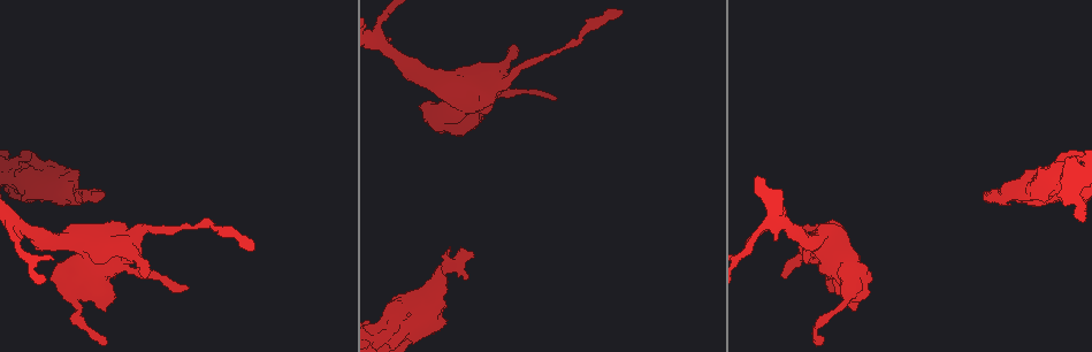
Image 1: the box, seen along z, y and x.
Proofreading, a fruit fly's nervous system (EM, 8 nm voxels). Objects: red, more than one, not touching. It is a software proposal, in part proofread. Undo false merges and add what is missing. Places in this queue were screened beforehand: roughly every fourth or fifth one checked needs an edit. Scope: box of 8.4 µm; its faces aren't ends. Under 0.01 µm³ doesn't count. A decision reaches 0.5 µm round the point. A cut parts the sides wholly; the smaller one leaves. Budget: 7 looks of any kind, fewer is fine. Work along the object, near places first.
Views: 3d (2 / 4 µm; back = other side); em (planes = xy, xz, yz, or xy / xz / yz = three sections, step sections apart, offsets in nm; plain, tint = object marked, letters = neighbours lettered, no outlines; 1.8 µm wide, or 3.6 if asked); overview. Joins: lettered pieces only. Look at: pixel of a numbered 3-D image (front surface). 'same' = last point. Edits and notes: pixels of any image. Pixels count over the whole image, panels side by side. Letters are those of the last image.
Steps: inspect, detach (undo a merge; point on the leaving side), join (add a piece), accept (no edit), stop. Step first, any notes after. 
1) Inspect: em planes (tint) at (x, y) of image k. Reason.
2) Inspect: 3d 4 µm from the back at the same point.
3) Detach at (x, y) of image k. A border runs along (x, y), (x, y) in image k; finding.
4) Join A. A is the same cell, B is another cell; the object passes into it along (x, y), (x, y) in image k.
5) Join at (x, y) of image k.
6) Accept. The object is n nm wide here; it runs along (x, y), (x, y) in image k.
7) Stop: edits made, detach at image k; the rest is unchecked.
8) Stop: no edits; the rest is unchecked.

Inspect: em 3.6 µm xz step 16 (tint) at (847, 297) of image 1. Small branch off a trunk.

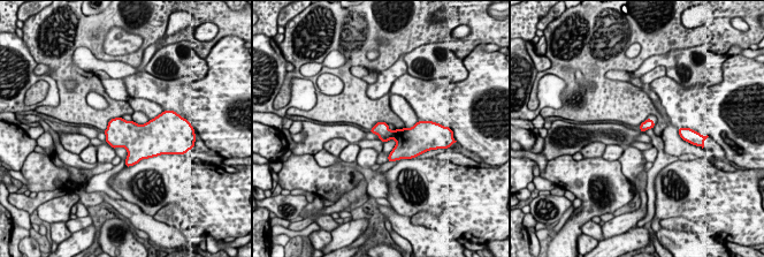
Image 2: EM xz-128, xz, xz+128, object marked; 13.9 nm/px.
Inspect: em 3.6 µm planes (letters) at the same point.

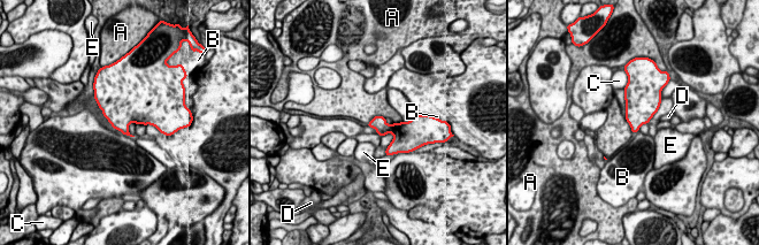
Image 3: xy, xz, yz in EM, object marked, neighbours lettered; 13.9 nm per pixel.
Accept. A, B, C, D and E are other cells; a border runs along (97, 102), (102, 115), (114, 128) in image 3; continuous, no second cell.

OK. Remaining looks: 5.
Inspect: 3d 2 µm at (619, 11) of image 1. Thin end.

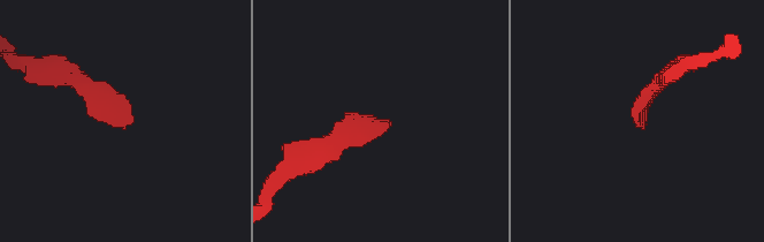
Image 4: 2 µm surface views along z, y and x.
Inspect: em yz step 8 (tint) at (641, 127) of image 4. Now the EM.

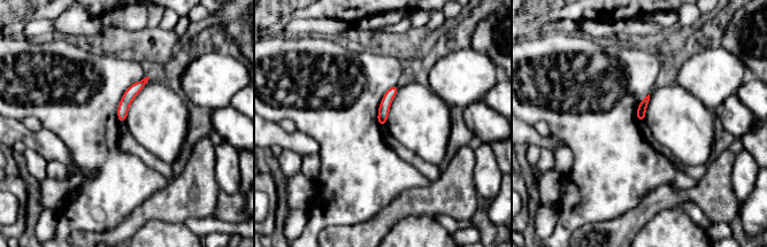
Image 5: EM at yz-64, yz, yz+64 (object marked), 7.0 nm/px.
Inspect: em planes (letters) at the same point.

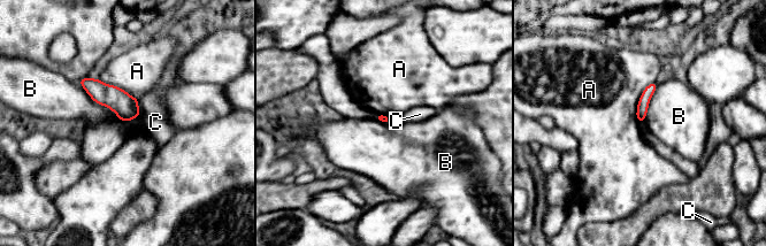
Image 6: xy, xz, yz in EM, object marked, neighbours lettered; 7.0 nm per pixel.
Accept. The longest contact is with B, 400 nm; A, B and C are other cells; no lettered piece goes on from it.

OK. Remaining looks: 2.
Inspect: 3d 2 µm at (1041, 200) of image 1. An open end.

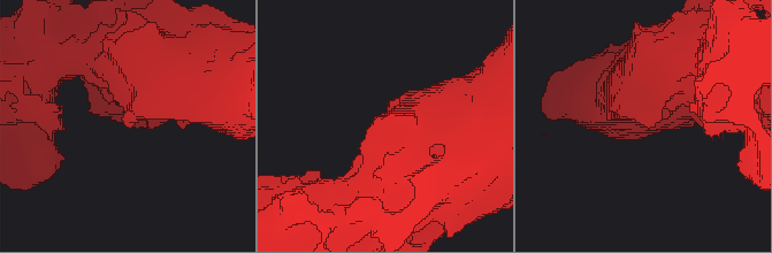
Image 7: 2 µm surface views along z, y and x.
Inspect: em planes (letters) at (655, 125) of image 7.

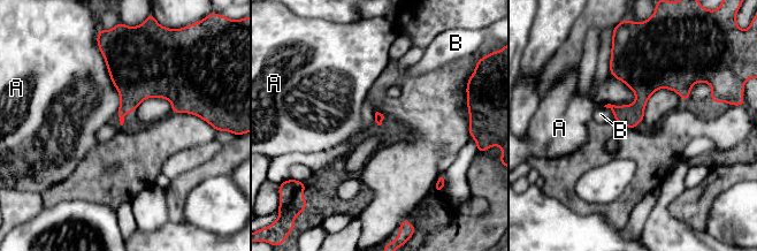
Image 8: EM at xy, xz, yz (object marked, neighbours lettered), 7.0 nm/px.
Accept. The longest contact is with A, 280 nm; A and B are other cells; no lettered piece goes on from it.

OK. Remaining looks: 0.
Stop: no edits; the rest is unchecked.

